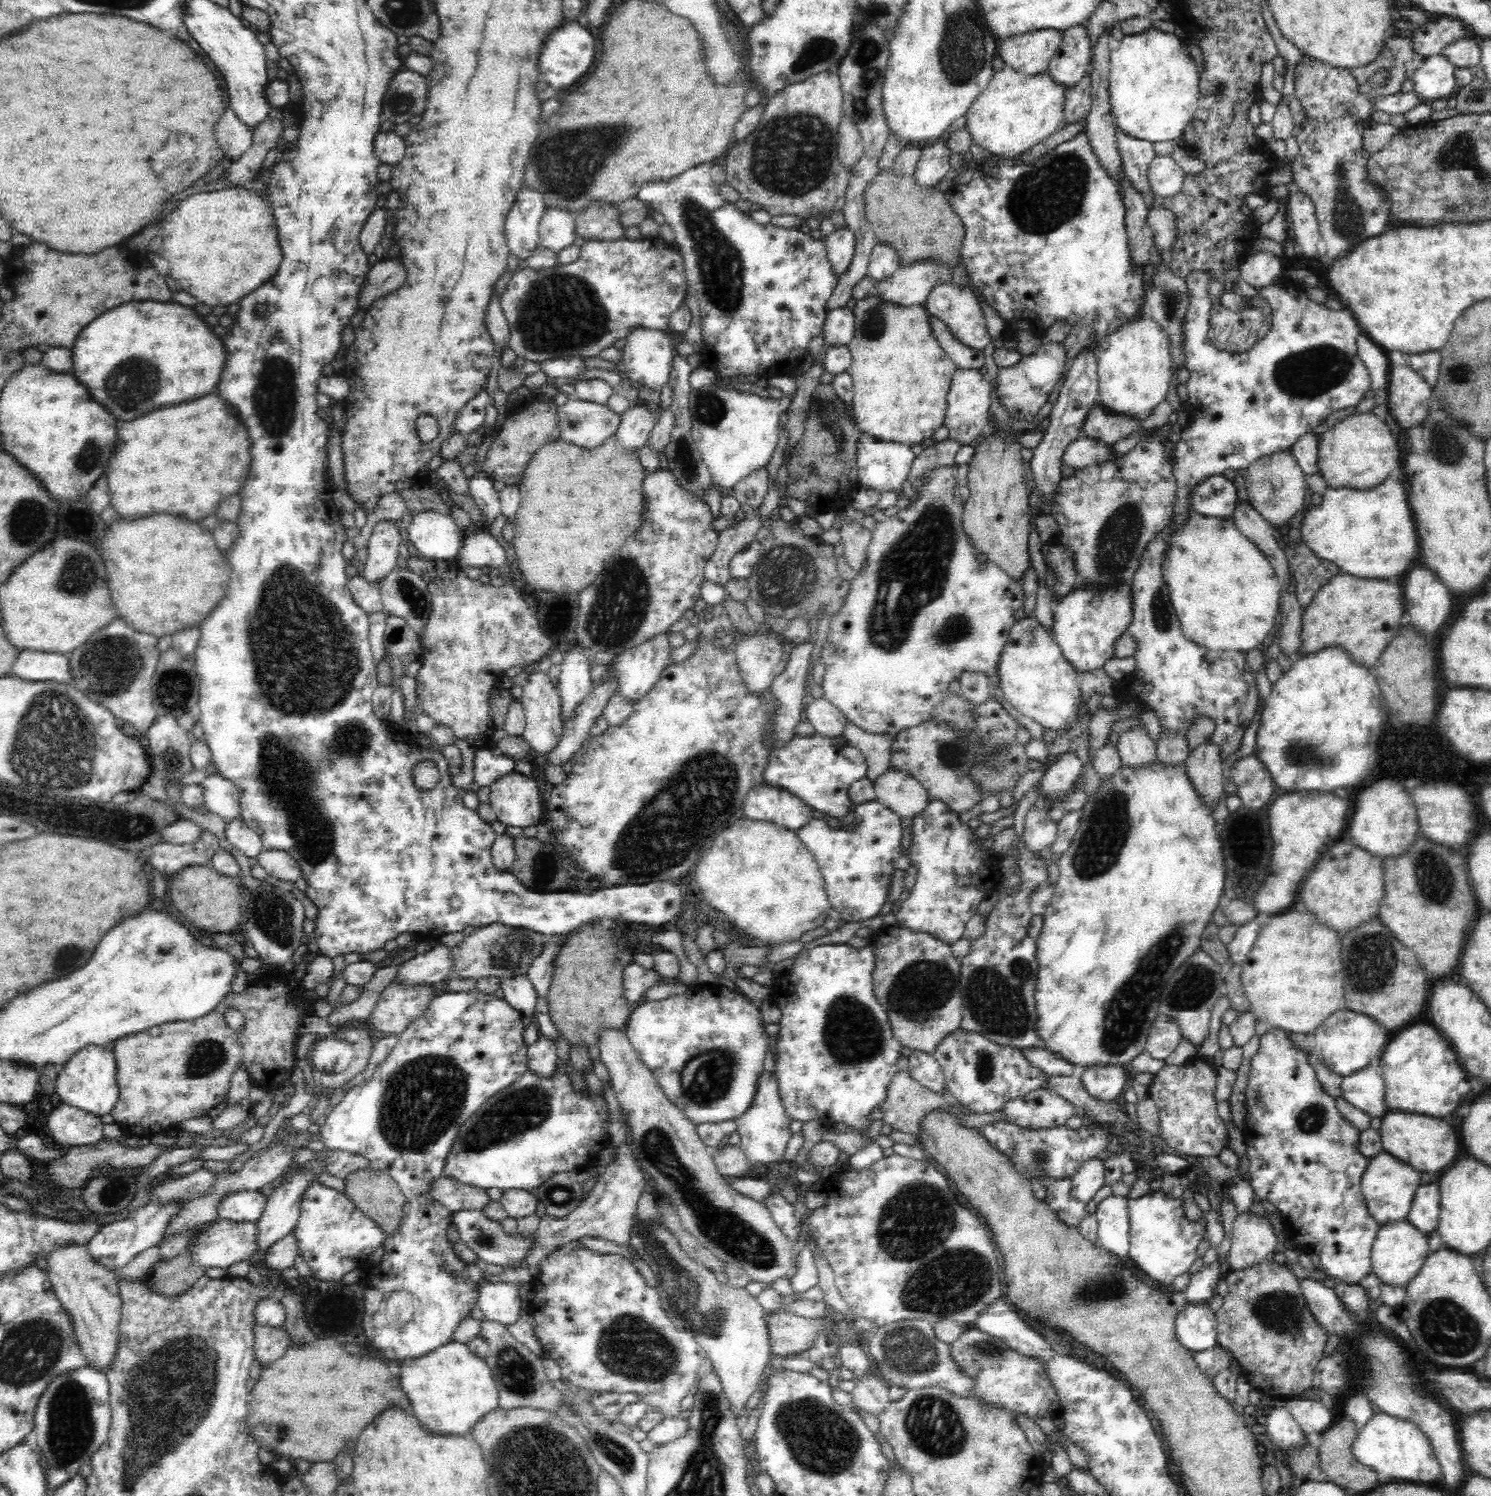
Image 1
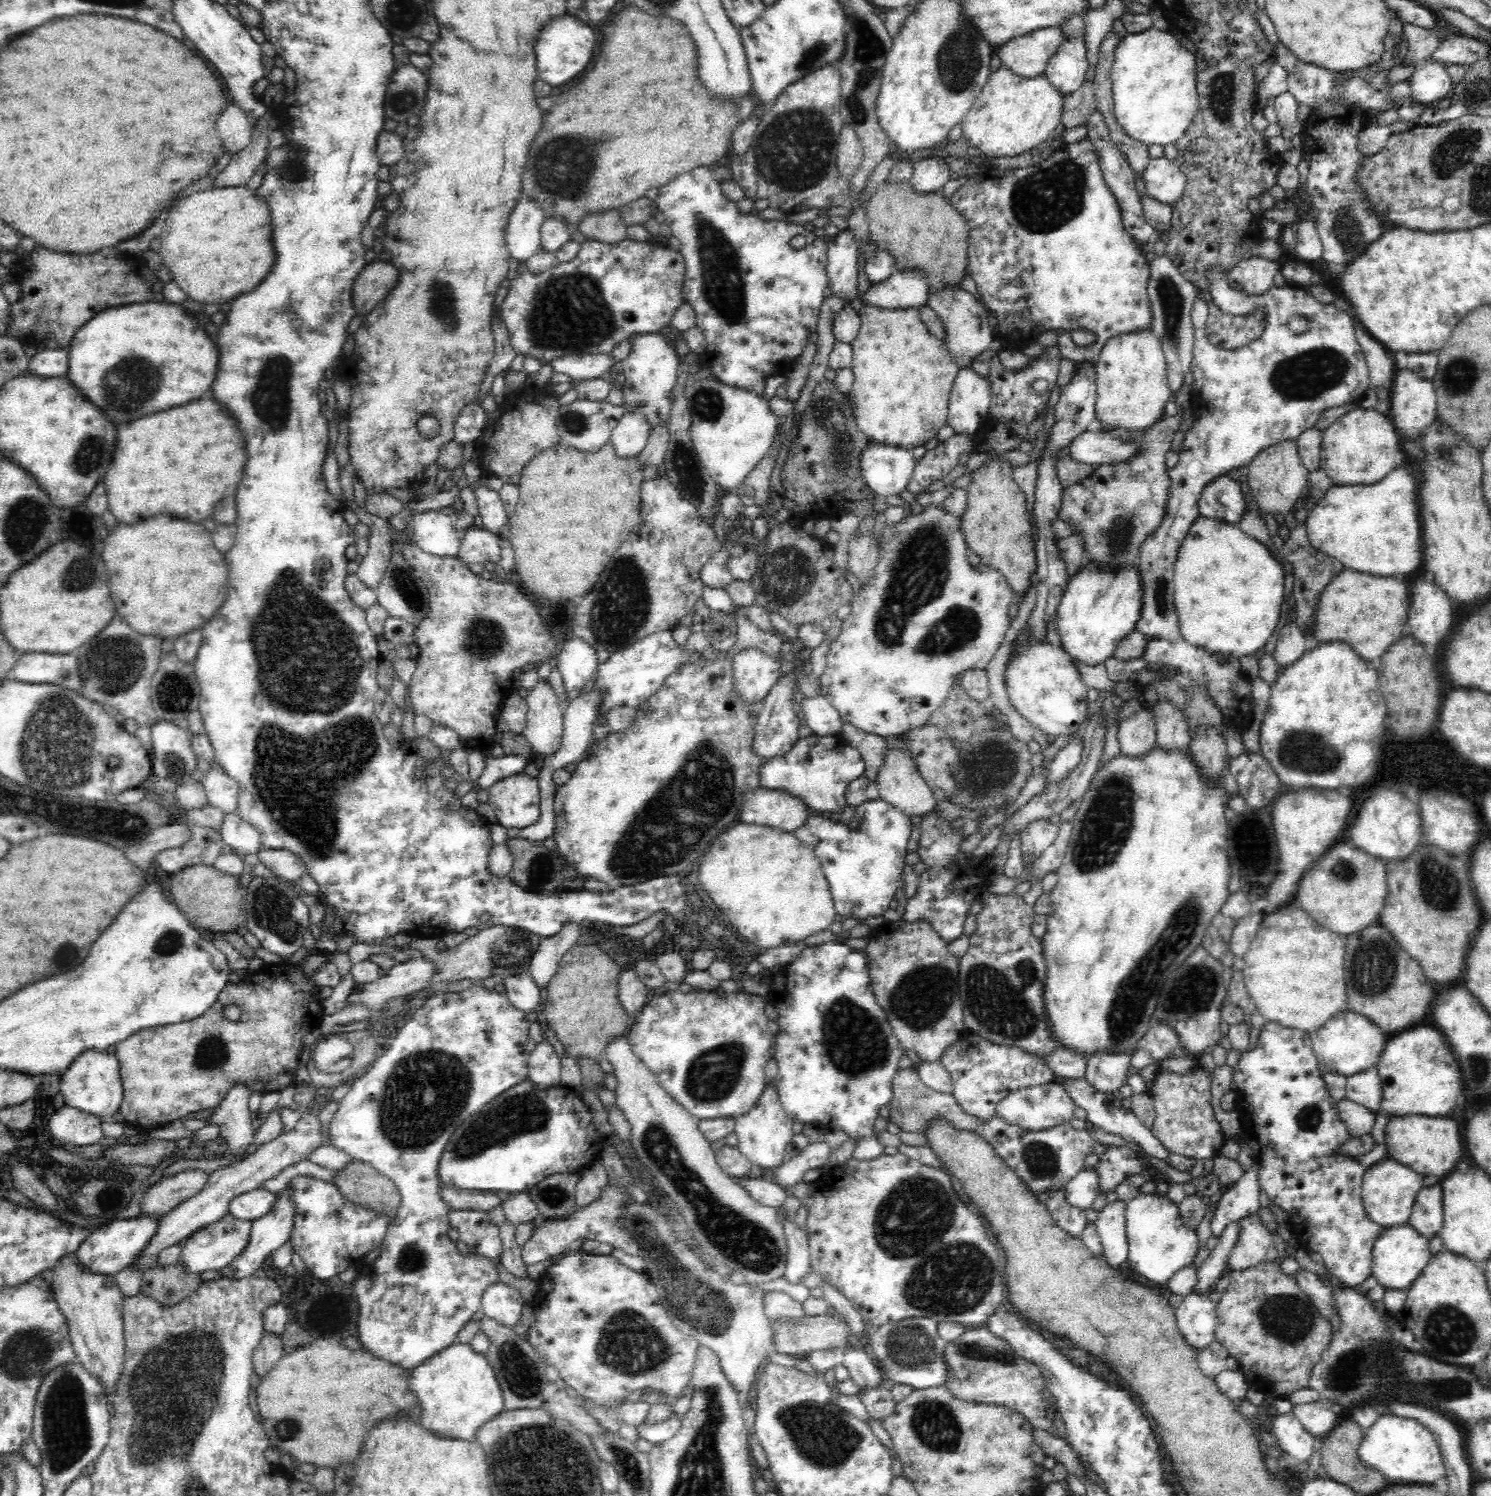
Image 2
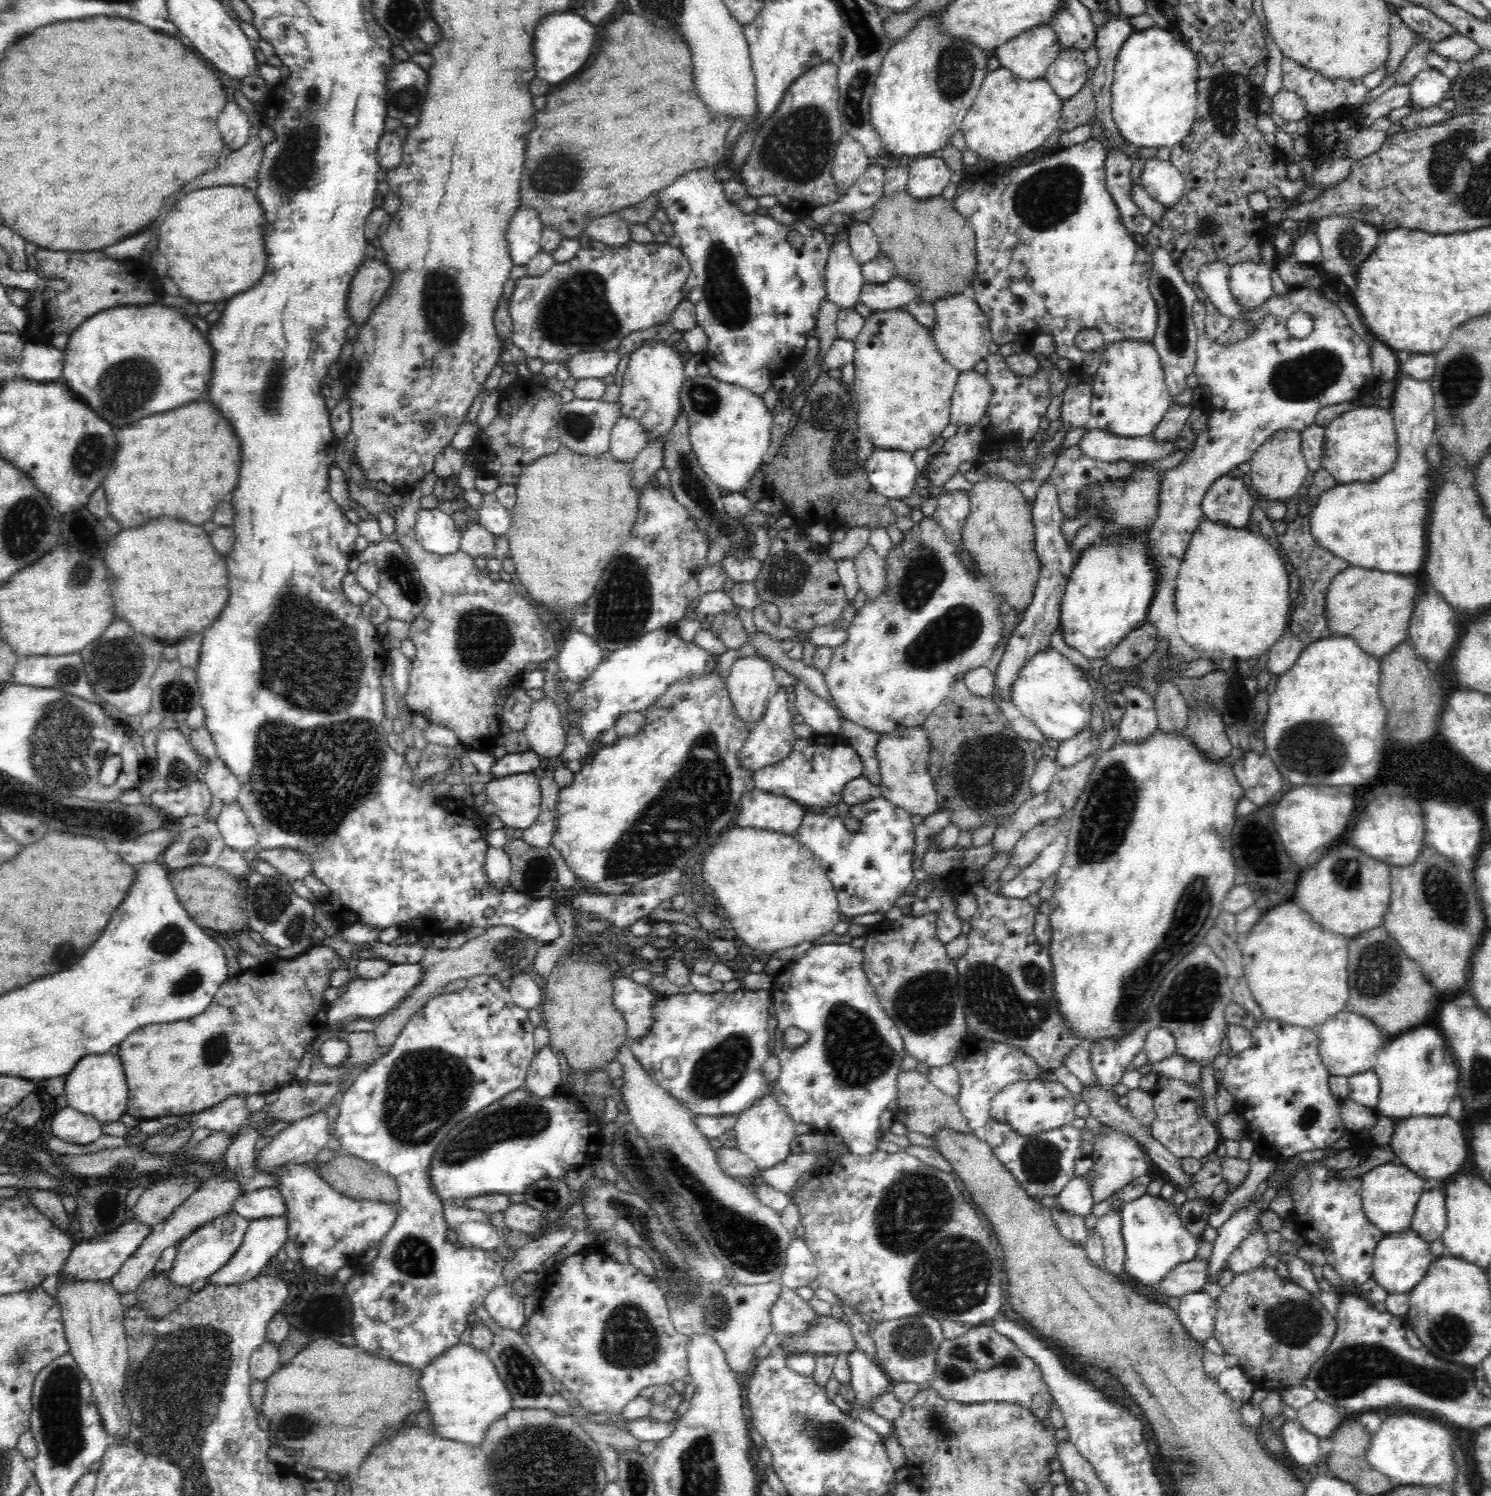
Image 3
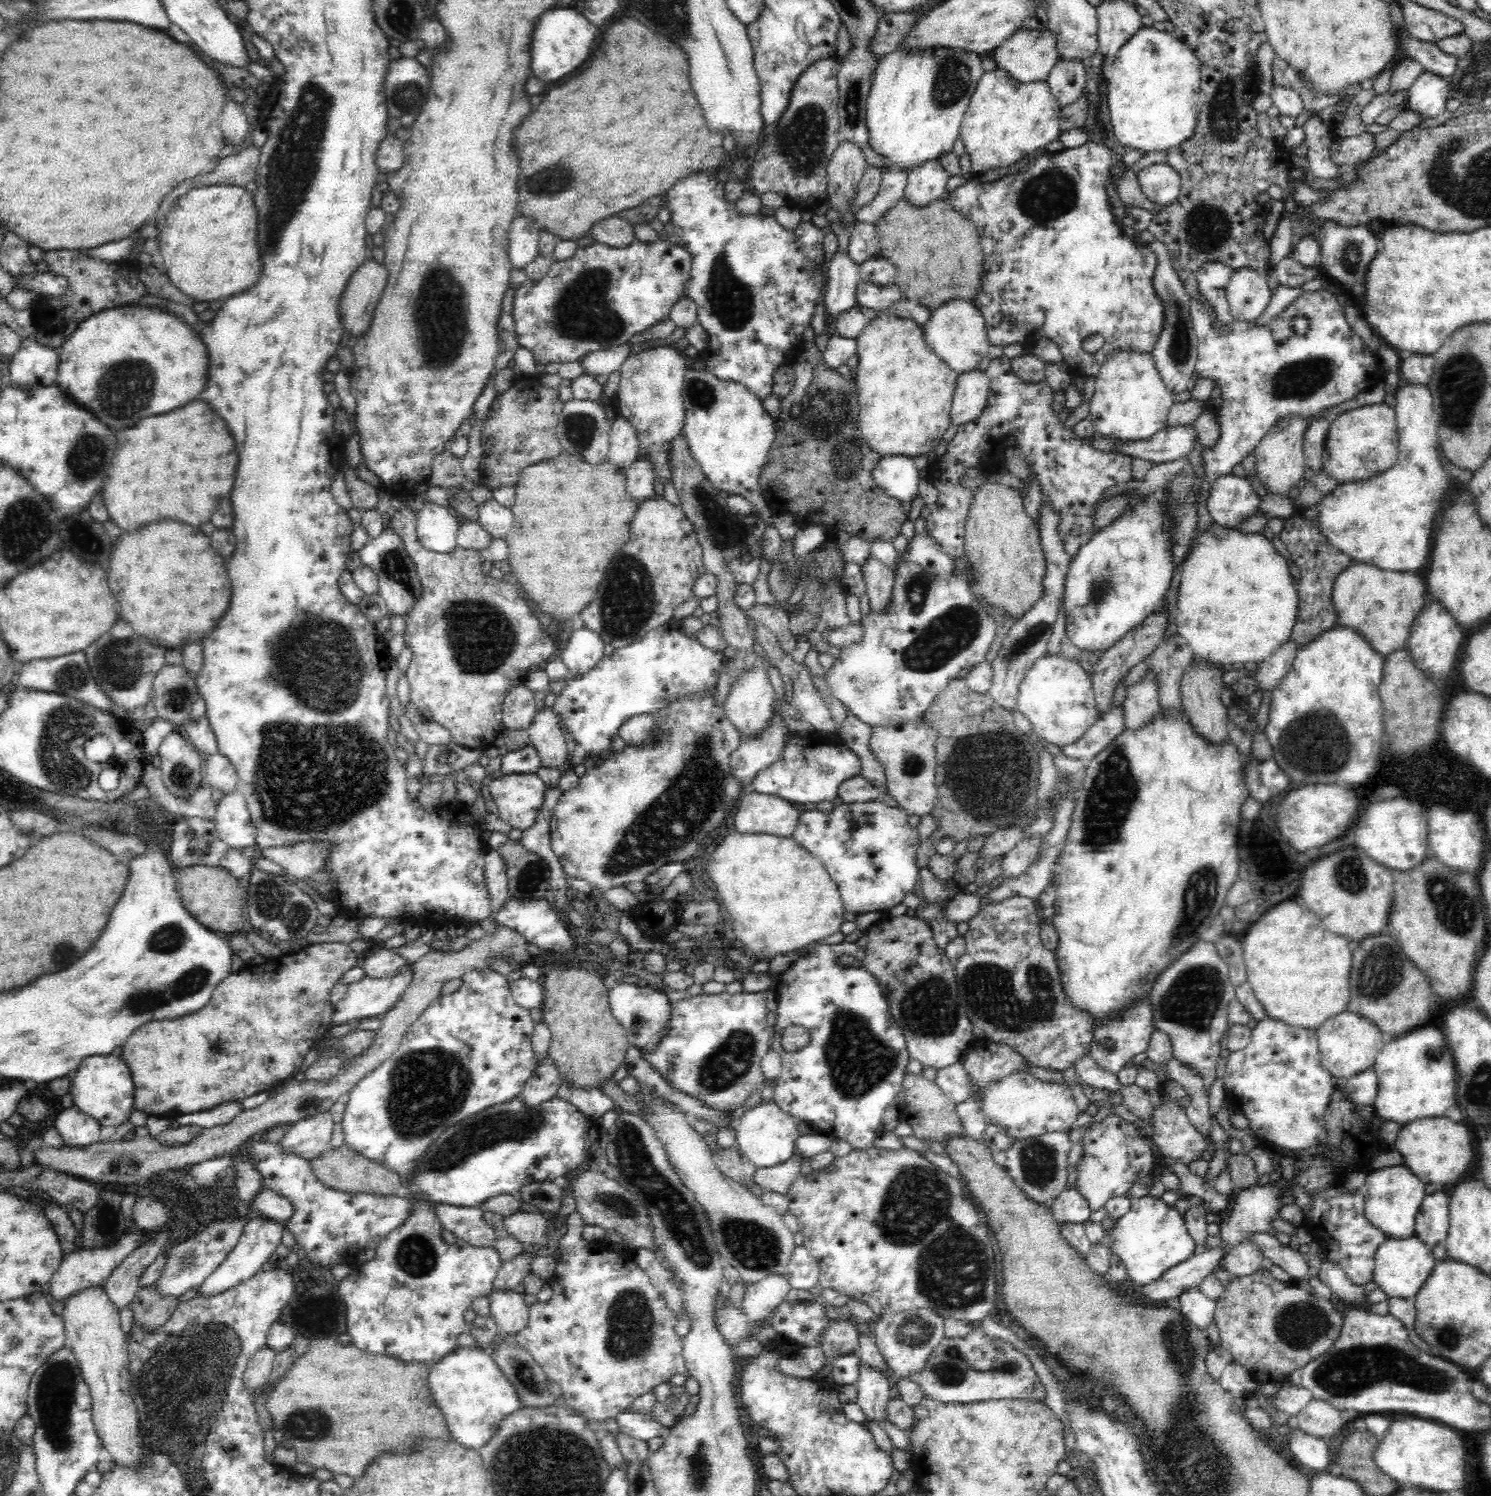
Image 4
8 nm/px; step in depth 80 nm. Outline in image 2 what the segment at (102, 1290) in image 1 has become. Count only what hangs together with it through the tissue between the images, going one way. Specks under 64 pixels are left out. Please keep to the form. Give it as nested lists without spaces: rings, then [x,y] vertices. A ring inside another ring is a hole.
[[[75,1252],[62,1256],[52,1271],[51,1290],[65,1316],[76,1356],[90,1376],[99,1380],[109,1398],[124,1364],[123,1293],[114,1275],[88,1271],[79,1264]]]

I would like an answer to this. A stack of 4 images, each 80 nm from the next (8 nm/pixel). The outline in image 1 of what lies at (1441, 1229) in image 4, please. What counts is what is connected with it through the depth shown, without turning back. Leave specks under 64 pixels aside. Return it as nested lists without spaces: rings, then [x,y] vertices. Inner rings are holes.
[[[1436,1180],[1421,1185],[1412,1198],[1408,1222],[1420,1232],[1430,1234],[1436,1231],[1440,1214],[1439,1184]]]

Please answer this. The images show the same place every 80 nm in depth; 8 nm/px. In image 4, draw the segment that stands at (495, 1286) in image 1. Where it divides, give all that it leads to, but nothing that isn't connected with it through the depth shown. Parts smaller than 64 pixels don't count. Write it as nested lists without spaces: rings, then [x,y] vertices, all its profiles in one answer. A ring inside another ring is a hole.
[[[492,1290],[488,1296],[490,1313],[500,1331],[515,1336],[528,1324],[528,1306],[515,1290]]]

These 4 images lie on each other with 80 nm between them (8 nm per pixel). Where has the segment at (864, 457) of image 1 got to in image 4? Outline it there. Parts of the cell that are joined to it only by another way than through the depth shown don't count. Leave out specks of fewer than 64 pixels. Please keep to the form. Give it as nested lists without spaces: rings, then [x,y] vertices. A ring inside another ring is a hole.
[[[900,454],[878,455],[878,462],[872,468],[872,477],[886,495],[904,502],[916,498],[922,475],[918,475],[912,457]]]

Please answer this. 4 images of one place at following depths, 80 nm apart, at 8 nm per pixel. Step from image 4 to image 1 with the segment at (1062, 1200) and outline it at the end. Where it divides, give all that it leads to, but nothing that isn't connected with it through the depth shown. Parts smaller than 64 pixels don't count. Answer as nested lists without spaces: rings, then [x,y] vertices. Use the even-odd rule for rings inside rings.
[[[1098,1157],[1082,1162],[1071,1176],[1072,1197],[1088,1203],[1104,1184],[1104,1171],[1103,1160]]]

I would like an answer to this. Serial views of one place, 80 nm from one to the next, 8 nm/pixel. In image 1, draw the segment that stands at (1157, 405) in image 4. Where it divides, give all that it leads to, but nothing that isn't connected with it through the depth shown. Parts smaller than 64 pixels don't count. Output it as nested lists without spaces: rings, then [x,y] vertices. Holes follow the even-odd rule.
[[[1143,310],[1130,323],[1116,328],[1116,332],[1098,342],[1097,374],[1099,377],[1099,401],[1109,414],[1143,420],[1150,410],[1166,398],[1172,382],[1172,357],[1170,339],[1161,330],[1152,315]]]

